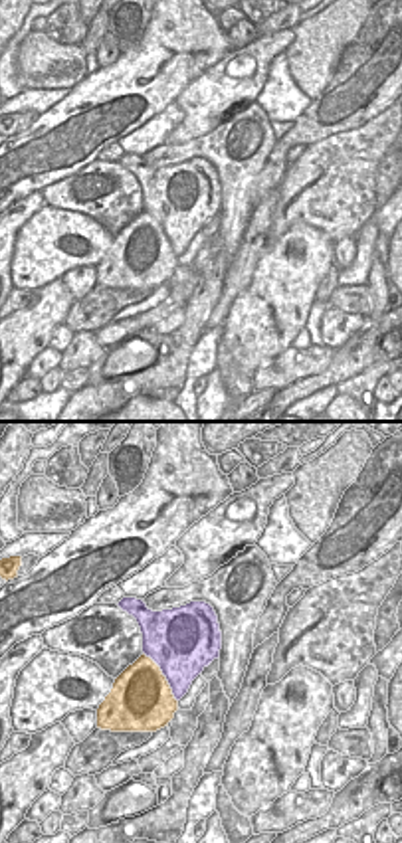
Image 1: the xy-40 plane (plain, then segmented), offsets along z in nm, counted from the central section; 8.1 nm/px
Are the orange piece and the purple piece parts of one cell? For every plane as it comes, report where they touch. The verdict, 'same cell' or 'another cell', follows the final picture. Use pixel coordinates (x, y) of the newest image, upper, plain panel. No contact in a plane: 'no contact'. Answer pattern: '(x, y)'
(165, 234)

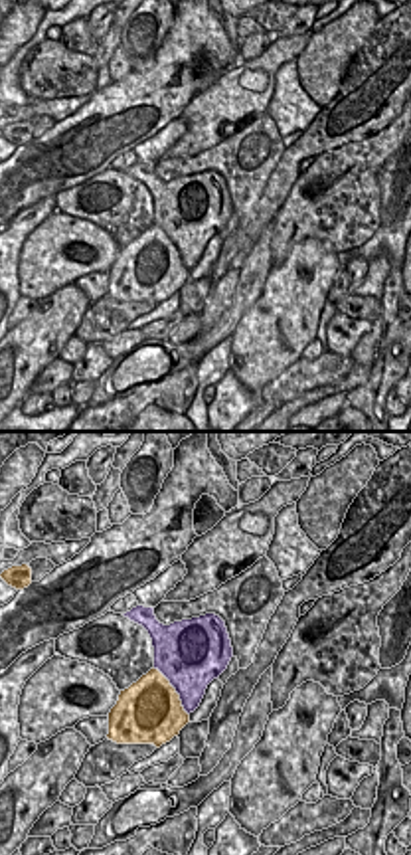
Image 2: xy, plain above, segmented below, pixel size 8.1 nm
(174, 248)

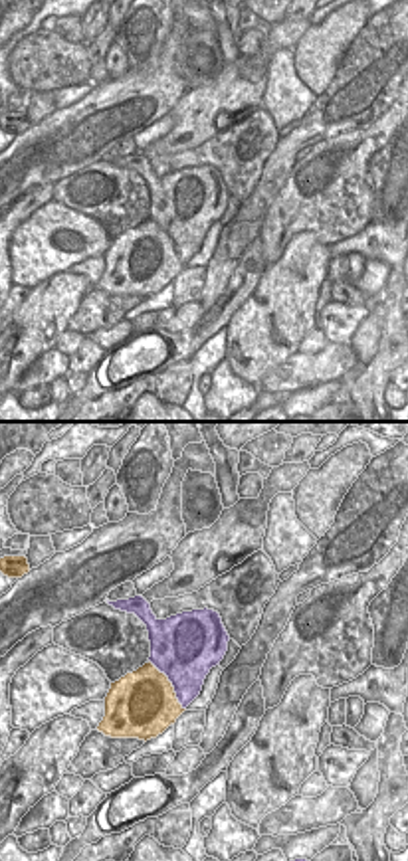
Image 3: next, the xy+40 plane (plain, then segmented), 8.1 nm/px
(171, 242)

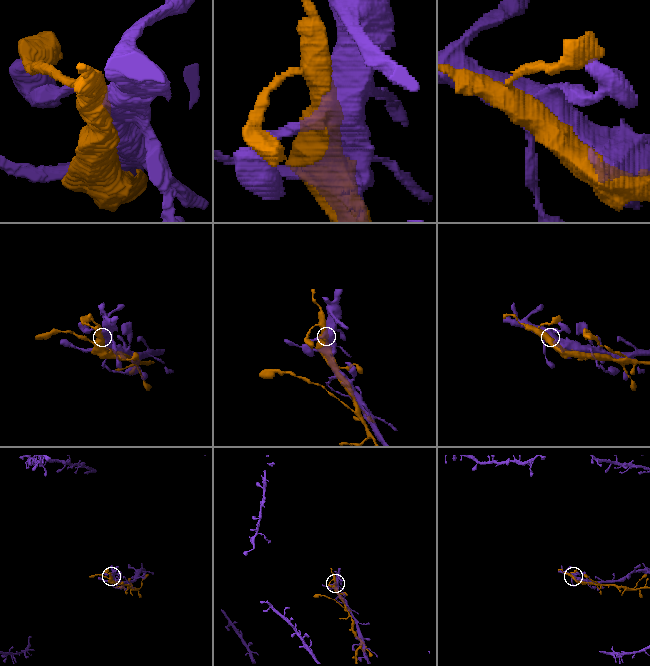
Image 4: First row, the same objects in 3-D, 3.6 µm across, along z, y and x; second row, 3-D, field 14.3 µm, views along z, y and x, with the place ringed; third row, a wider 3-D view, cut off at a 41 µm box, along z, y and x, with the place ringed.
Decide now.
another cell

